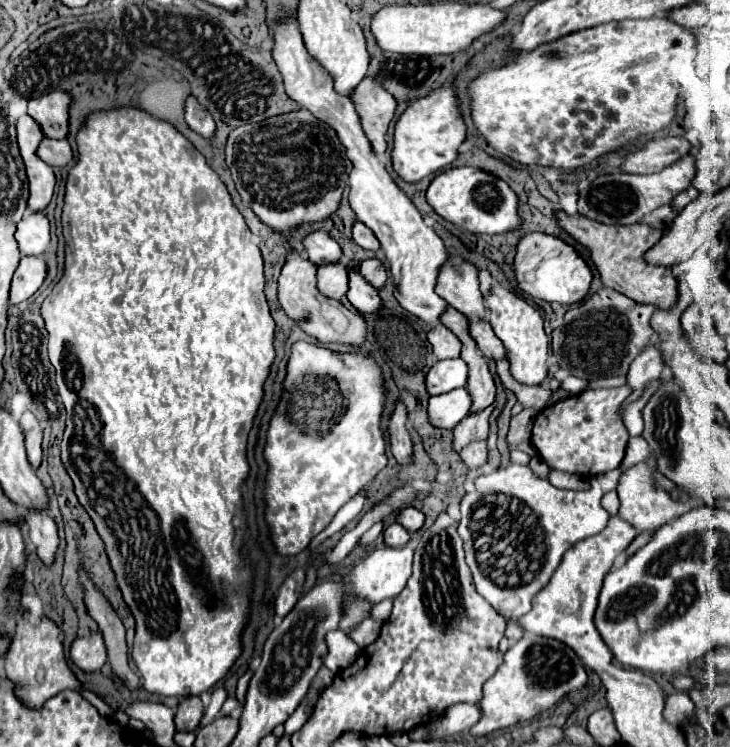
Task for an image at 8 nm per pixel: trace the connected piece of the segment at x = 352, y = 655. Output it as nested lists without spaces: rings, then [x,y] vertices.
[[[333,630],[327,634],[327,646],[329,654],[325,656],[325,666],[331,672],[339,672],[345,666],[349,666],[361,652],[361,648],[341,630]]]

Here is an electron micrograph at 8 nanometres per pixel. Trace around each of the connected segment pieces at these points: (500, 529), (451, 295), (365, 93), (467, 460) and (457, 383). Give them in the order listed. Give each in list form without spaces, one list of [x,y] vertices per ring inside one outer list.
[[[631,438],[627,442],[625,458],[620,468],[616,468],[603,475],[594,476],[590,479],[590,488],[585,492],[575,490],[561,490],[555,488],[549,480],[535,478],[533,472],[527,466],[511,464],[503,470],[491,472],[487,476],[481,476],[475,480],[475,490],[469,492],[461,500],[461,522],[459,522],[459,536],[465,542],[465,556],[467,566],[471,568],[475,586],[481,596],[487,598],[487,602],[507,620],[517,620],[523,614],[531,610],[533,596],[549,582],[555,568],[561,562],[561,556],[565,550],[569,550],[579,540],[599,534],[609,520],[607,510],[601,506],[601,498],[611,490],[617,488],[619,476],[621,476],[633,462],[643,462],[649,456],[647,442],[643,438]]]
[[[449,256],[437,276],[437,294],[469,320],[485,320],[485,304],[479,292],[479,270],[461,256]]]
[[[367,76],[351,96],[367,138],[373,144],[375,154],[387,150],[387,128],[395,114],[395,98],[383,88],[375,76]]]
[[[485,440],[483,442],[469,444],[467,448],[463,448],[461,450],[461,462],[465,464],[467,470],[481,468],[487,462],[487,446],[485,446]]]
[[[461,358],[439,360],[425,378],[431,396],[439,396],[455,388],[463,388],[465,382],[467,382],[467,364],[461,362]]]

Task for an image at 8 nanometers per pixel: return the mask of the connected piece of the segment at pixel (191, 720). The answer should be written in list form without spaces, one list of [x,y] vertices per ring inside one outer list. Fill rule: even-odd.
[[[187,696],[179,702],[175,710],[175,722],[177,730],[195,730],[199,720],[203,716],[203,702],[199,696]]]

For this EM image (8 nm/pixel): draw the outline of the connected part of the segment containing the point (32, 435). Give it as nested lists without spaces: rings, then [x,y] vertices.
[[[25,412],[19,420],[23,434],[25,434],[25,446],[27,446],[27,460],[33,466],[33,470],[39,468],[41,464],[41,438],[43,438],[43,430],[37,422],[37,418],[31,412]]]

